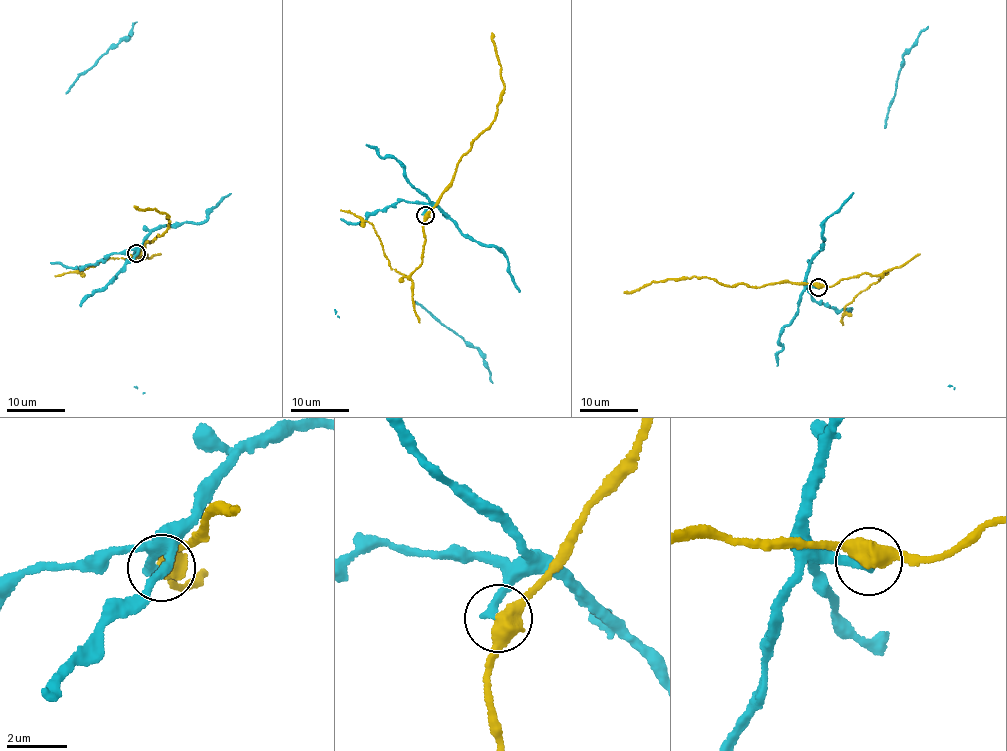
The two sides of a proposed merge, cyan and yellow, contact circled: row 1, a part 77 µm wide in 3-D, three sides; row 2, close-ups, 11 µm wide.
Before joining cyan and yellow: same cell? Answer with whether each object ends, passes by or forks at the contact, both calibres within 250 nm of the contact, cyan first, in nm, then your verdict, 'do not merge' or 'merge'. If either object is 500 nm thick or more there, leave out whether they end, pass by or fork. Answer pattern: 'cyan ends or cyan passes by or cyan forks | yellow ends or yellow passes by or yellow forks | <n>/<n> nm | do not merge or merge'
320/550 nm | do not merge

